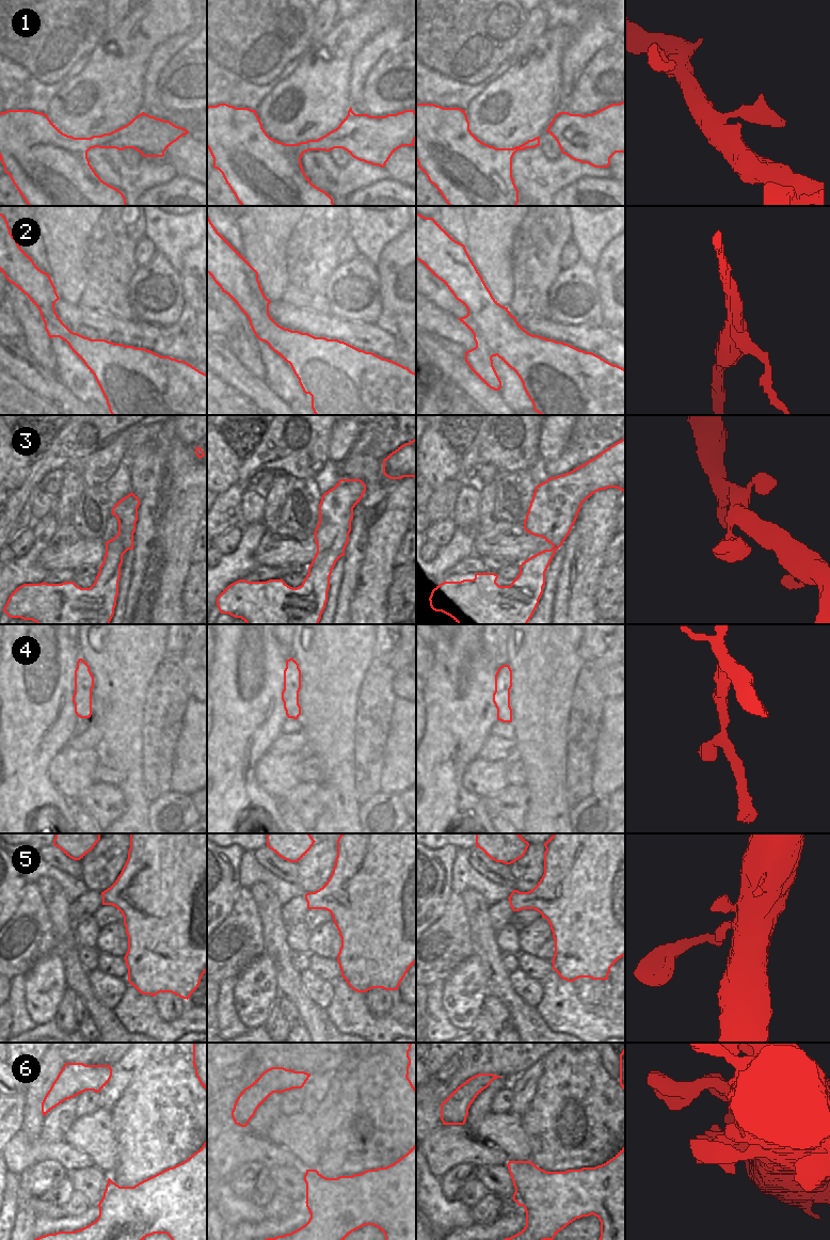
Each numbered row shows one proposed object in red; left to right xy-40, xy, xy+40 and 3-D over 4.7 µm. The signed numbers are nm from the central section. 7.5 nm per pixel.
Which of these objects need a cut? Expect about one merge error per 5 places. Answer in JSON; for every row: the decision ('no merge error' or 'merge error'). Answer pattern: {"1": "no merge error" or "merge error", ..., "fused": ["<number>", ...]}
{"1": "no merge error", "2": "merge error", "3": "no merge error", "4": "no merge error", "5": "no merge error", "6": "no merge error", "fused": ["2"]}

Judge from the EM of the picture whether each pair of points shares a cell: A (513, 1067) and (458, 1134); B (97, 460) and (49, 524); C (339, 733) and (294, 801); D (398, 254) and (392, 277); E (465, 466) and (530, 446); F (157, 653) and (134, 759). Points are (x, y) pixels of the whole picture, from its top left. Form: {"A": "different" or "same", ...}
{"A": "different", "B": "different", "C": "different", "D": "same", "E": "same", "F": "same"}

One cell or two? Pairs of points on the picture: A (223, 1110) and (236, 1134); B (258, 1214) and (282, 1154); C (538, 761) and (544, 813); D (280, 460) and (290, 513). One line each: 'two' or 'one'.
A: two
B: two
C: one
D: two

